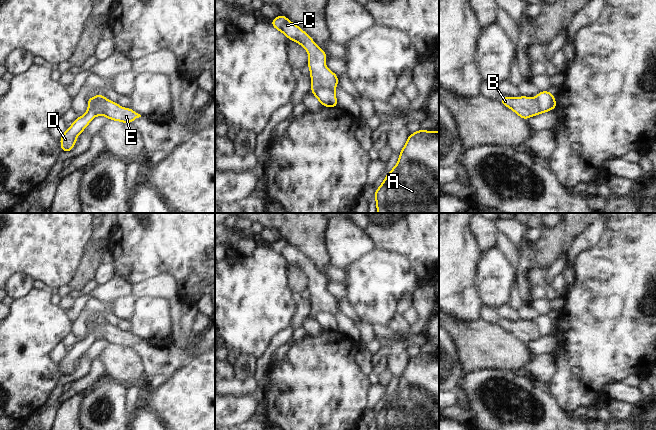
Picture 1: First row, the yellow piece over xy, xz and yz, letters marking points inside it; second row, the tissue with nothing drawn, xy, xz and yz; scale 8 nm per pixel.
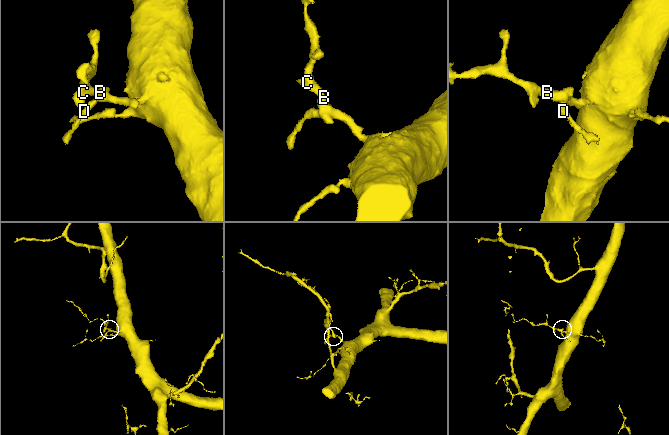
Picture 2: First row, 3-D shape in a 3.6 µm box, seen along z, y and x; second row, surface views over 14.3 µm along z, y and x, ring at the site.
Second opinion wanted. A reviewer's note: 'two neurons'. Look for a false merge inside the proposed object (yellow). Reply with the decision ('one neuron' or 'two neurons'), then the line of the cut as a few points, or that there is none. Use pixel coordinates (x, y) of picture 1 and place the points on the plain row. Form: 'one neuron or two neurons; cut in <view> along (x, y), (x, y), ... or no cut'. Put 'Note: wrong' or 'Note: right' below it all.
two neurons; cut in xz along (333, 314), (327, 311), (318, 311), (312, 315)
Note: right

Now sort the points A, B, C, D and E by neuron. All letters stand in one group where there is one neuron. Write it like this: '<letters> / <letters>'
A B C E / D

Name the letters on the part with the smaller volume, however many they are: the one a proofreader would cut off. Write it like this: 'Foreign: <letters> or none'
Foreign: D

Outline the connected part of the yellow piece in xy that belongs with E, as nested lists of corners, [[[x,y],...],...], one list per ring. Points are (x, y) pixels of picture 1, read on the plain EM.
[[[89,321],[87,327],[89,332],[94,333],[96,340],[104,339],[108,344],[116,344],[126,348],[131,348],[133,344],[141,341],[140,338],[136,337],[131,332],[122,332],[116,326],[107,323],[96,328],[94,323]]]

